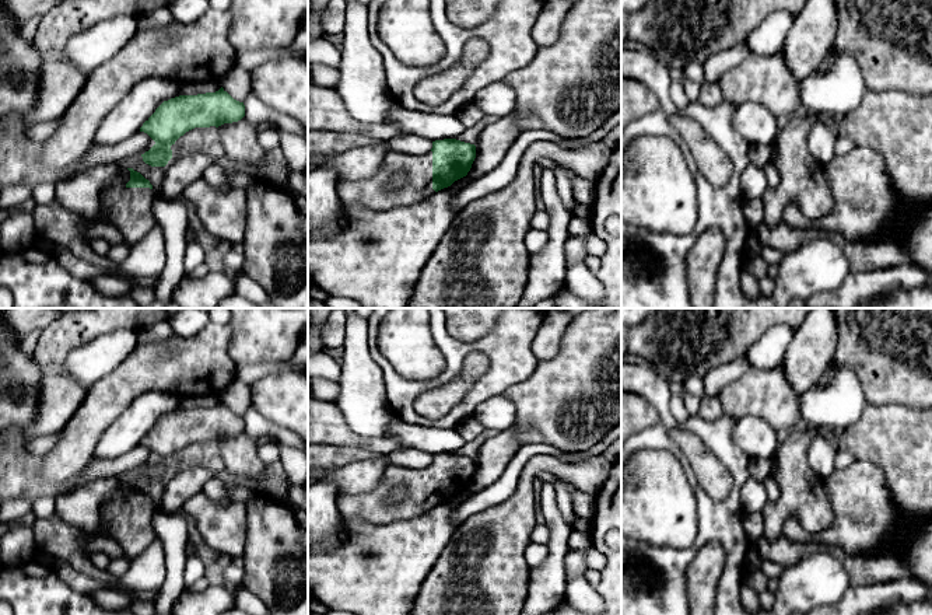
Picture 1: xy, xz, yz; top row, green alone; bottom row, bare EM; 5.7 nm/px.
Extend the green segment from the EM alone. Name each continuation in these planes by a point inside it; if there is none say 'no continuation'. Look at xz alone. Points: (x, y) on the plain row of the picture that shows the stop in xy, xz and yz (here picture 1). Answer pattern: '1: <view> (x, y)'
1: xz (372, 507)

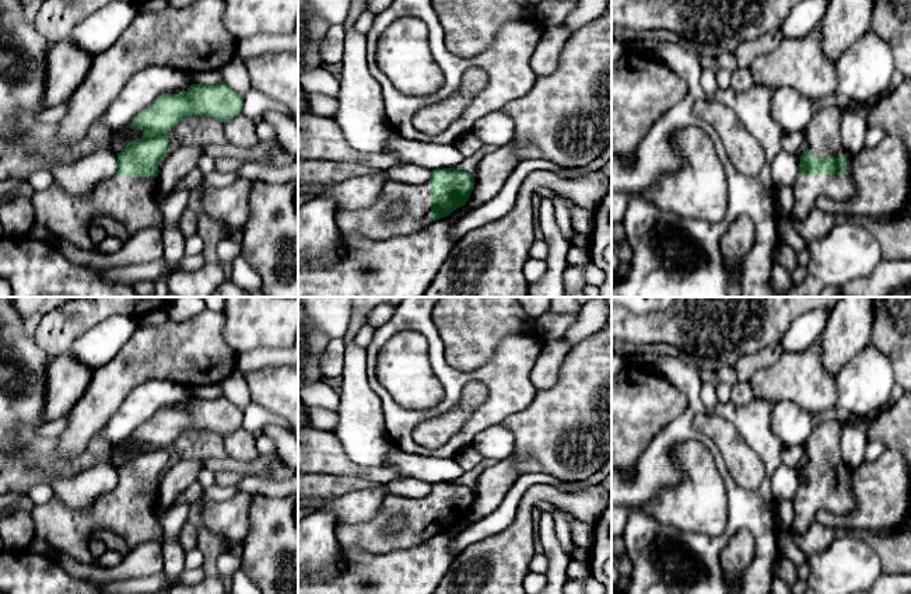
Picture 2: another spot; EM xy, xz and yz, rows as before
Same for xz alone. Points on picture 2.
1: xz (371, 537)

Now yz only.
1: yz (806, 503)

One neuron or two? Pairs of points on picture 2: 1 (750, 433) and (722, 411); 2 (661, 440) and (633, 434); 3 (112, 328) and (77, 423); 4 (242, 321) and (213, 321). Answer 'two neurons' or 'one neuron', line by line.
1: one neuron
2: two neurons
3: two neurons
4: two neurons

